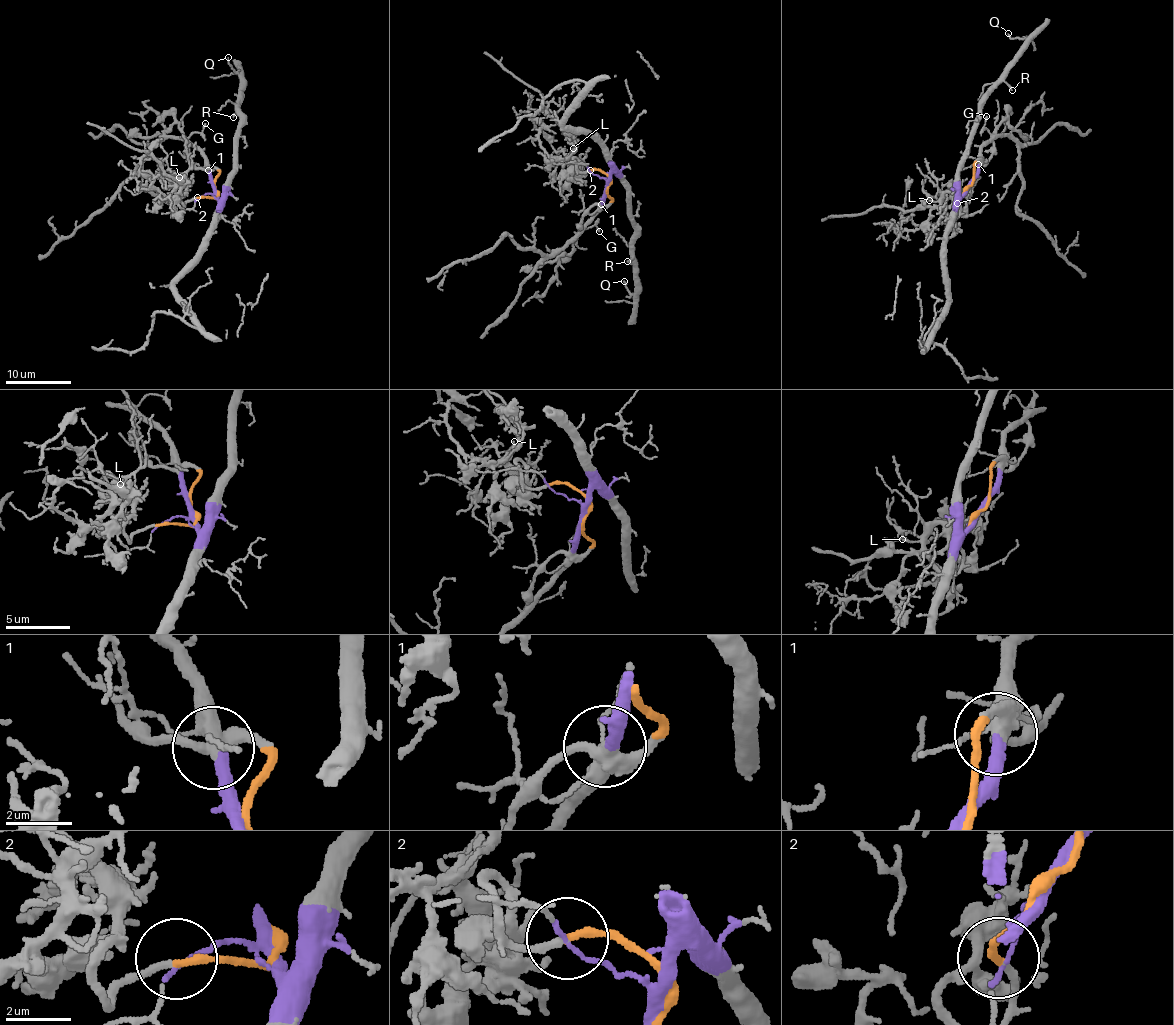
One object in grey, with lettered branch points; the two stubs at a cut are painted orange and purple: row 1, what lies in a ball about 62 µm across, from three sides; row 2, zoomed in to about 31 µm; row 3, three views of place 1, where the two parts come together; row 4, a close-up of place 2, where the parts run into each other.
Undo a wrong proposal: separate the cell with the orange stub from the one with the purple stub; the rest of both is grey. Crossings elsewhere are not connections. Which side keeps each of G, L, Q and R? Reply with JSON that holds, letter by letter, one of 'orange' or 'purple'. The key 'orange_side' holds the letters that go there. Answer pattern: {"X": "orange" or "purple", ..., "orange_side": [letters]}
{"G": "purple", "L": "orange", "Q": "purple", "R": "purple", "orange_side": ["L"]}

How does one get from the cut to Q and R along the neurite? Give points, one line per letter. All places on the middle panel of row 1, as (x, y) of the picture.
Q: (608, 184), (614, 173), (626, 189), (628, 213), (635, 227), (633, 294), (627, 290), (624, 281)
R: (608, 184), (614, 173), (626, 189), (628, 213), (635, 227), (634, 255), (627, 261)

